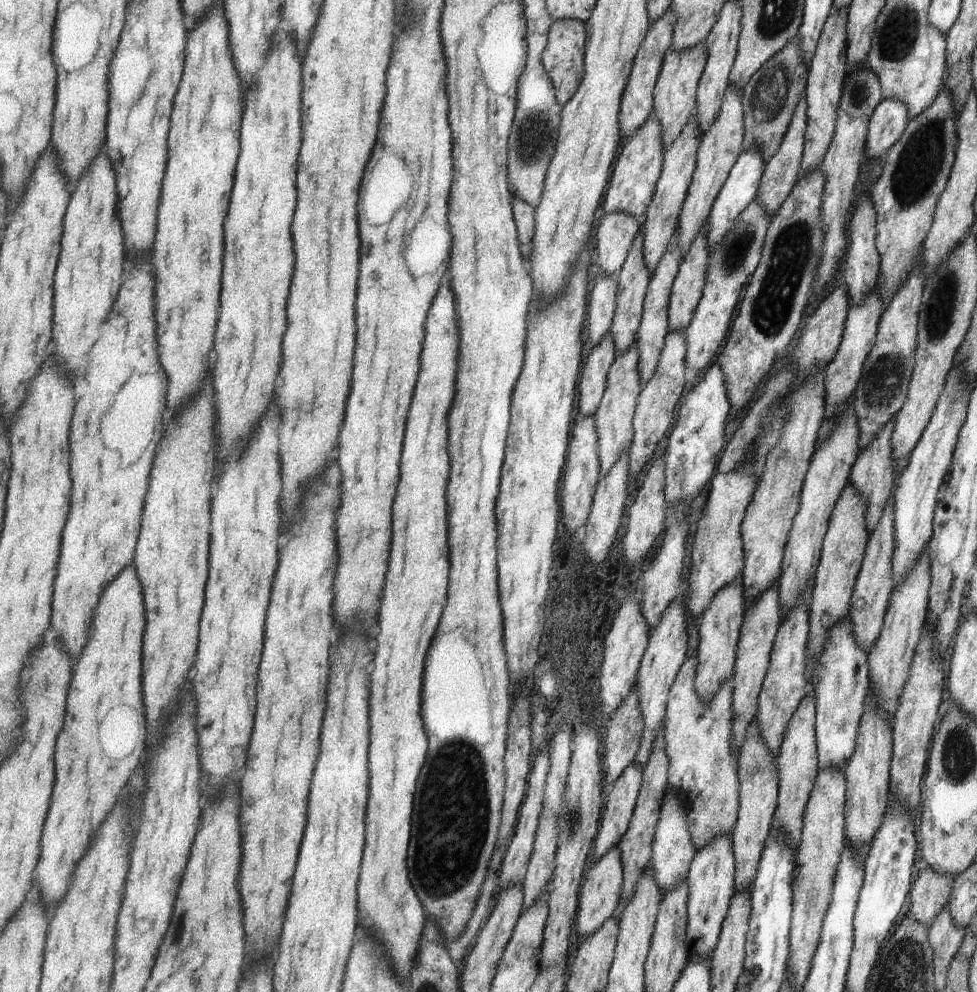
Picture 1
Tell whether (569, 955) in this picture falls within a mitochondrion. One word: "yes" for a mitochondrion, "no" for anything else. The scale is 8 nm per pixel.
no

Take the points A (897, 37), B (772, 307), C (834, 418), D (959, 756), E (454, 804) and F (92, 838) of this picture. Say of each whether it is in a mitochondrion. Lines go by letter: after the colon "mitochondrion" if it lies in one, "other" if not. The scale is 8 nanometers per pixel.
A: mitochondrion
B: mitochondrion
C: other
D: mitochondrion
E: mitochondrion
F: other

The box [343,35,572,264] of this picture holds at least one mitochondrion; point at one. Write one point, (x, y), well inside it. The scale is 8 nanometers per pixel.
(536, 126)

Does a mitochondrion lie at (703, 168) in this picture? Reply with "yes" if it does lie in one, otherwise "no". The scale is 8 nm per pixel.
no

